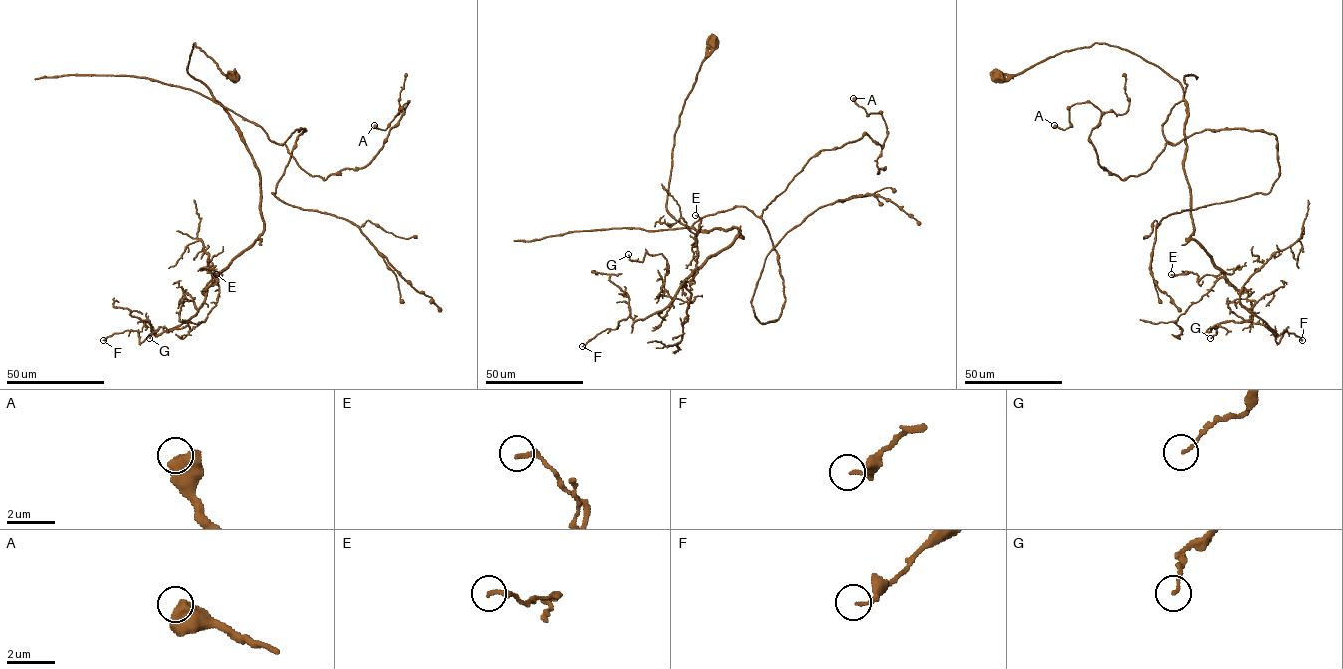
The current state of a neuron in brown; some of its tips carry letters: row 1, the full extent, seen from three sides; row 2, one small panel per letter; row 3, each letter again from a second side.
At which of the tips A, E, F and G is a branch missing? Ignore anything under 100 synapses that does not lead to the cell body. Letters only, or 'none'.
none

